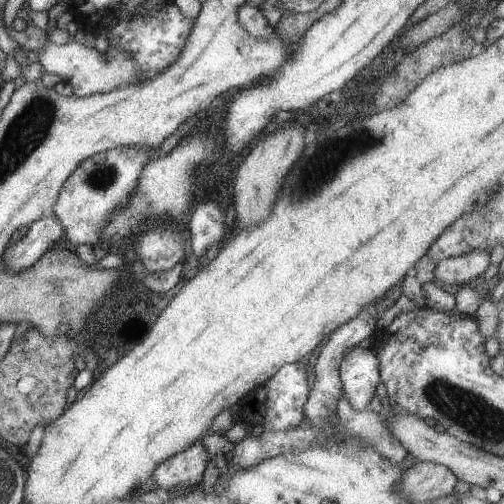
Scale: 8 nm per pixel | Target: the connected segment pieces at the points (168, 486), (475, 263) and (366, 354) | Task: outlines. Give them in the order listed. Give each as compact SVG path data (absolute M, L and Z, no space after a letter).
M196 440L186 450L160 462L154 468L152 476L158 490L170 492L174 486L196 486L196 484L200 484L208 464L208 452L202 446L202 440Z
M482 250L446 258L434 268L434 276L440 284L458 284L459 287L464 287L469 285L470 280L480 280L486 268L491 265L490 258L490 252Z
M366 344L357 345L344 356L339 369L343 397L356 411L365 411L381 382L379 361Z

